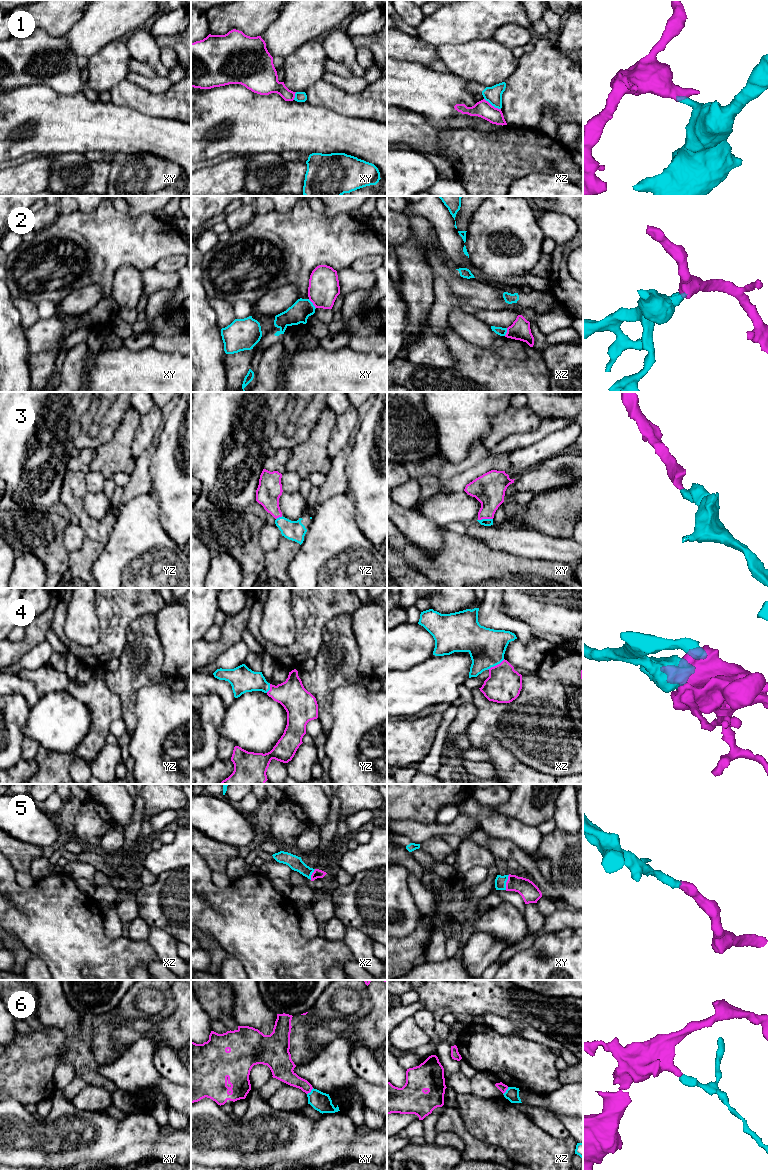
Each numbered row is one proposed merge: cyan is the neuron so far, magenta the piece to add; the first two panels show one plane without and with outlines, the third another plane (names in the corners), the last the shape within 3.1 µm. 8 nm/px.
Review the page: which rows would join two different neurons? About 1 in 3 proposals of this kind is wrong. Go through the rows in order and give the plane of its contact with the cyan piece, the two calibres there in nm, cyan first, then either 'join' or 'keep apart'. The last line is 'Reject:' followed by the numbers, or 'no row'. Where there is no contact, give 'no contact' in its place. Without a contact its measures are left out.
1: meets cyan in xz; 140 nm thick on the cyan side, 140 nm on the other; keep apart
2: meets cyan in xy; 160 nm thick on the cyan side, 240 nm on the other; keep apart
3: meets cyan in xy; 60 nm thick on the cyan side, 260 nm on the other; join
4: meets cyan in xz; 300 nm thick on the cyan side, 280 nm on the other; join
5: meets cyan in xy; 100 nm thick on the cyan side, 150 nm on the other; join
6: meets cyan in xy; 150 nm thick on the cyan side, 130 nm on the other; keep apart
Reject: 1, 2, 6

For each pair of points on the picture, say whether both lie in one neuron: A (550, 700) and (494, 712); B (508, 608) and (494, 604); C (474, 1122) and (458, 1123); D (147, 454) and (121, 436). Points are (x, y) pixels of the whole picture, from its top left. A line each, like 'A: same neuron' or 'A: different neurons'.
A: same neuron
B: different neurons
C: different neurons
D: different neurons

